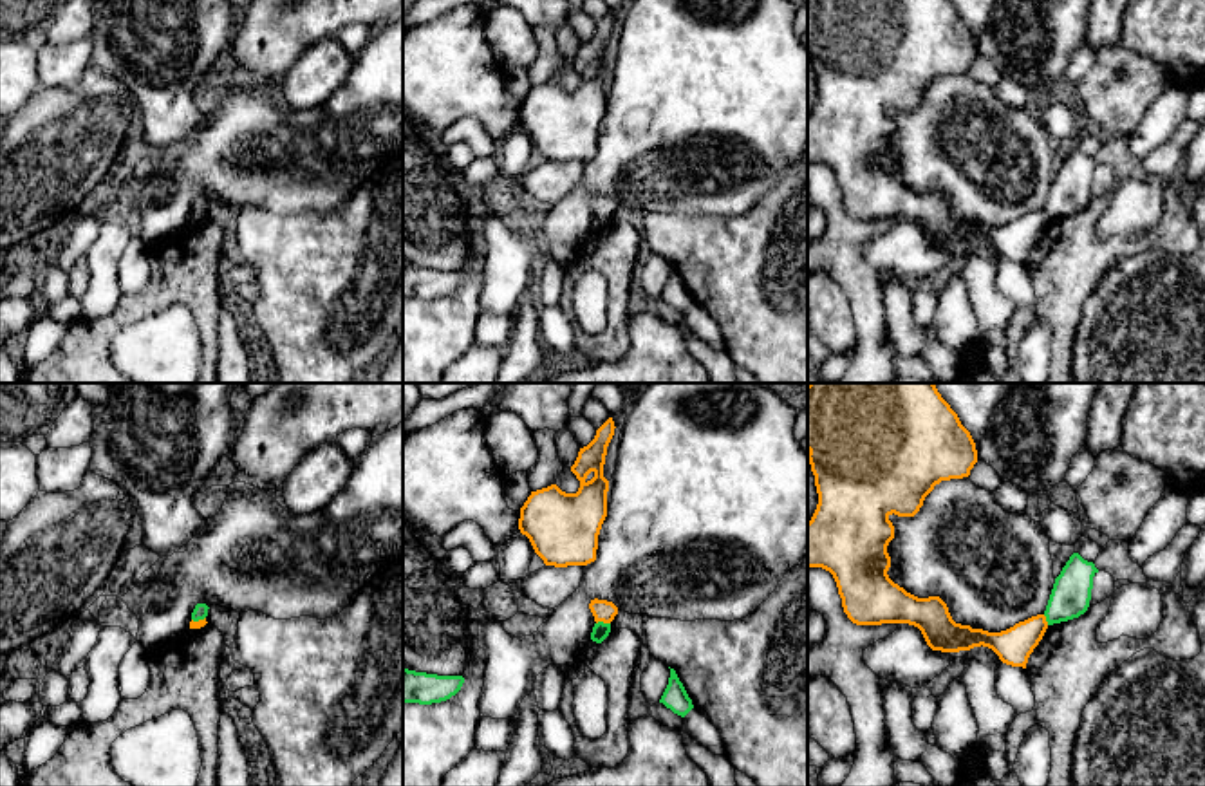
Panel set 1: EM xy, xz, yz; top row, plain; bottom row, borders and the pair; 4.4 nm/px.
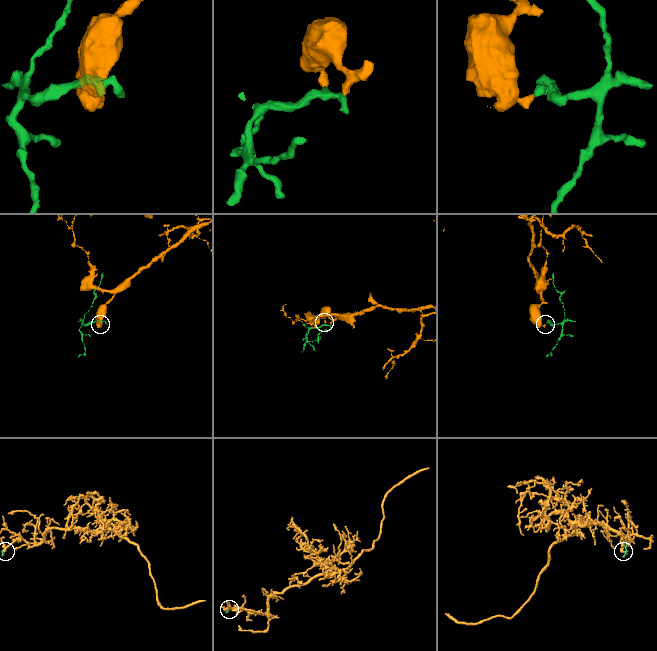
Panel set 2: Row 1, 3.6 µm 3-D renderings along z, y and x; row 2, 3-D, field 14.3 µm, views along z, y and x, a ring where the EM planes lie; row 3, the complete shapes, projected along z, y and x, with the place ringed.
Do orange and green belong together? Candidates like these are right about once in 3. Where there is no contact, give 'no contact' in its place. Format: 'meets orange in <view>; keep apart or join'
meets orange in xz; keep apart

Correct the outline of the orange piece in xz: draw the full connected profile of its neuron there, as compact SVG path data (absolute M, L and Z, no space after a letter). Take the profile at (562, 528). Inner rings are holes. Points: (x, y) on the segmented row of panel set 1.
M609 417L594 439L580 448L571 466L580 481L576 493L551 484L531 491L520 508L518 529L546 566L587 566L596 560L598 535L607 517L609 481L603 464L614 428Z

